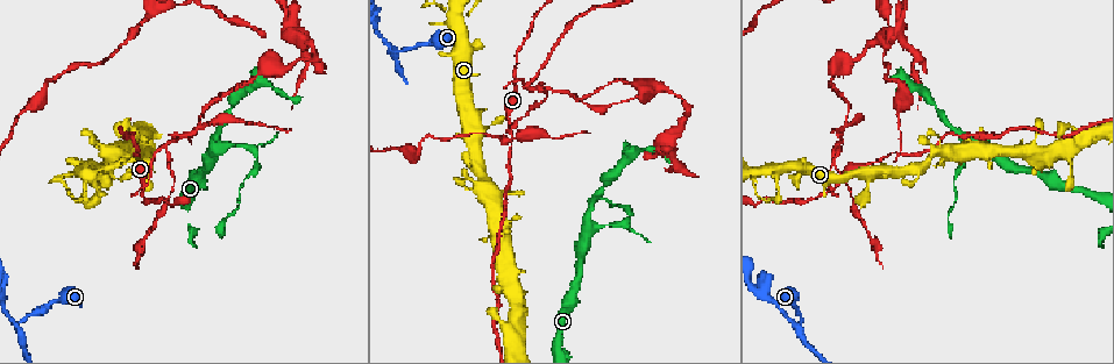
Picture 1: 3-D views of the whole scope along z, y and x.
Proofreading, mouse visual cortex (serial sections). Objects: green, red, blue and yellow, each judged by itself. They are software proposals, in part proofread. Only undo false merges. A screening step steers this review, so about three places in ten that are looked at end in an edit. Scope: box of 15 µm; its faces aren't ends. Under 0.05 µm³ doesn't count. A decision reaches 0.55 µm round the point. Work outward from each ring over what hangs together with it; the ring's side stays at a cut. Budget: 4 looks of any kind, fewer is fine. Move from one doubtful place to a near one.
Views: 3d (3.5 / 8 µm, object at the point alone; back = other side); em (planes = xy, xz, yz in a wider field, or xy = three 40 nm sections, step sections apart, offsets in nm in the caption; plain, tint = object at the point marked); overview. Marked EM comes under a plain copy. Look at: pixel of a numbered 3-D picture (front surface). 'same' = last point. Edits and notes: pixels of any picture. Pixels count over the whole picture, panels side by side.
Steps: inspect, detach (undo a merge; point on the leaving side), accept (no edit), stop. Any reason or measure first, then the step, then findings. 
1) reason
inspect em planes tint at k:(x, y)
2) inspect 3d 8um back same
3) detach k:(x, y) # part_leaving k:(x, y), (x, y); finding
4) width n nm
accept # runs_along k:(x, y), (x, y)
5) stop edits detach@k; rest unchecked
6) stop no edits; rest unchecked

narrows sharply
inspect 3d 3.5um at 1:(238, 147)

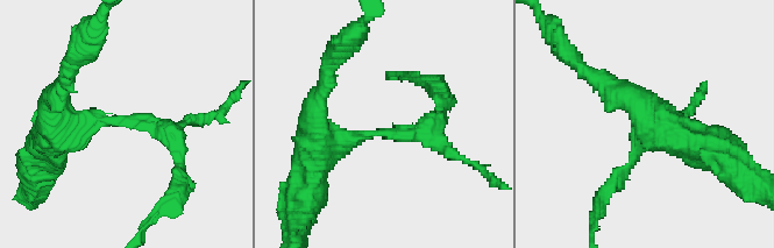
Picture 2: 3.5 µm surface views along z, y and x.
inspect em xy step 2 tint at 2:(380, 129)

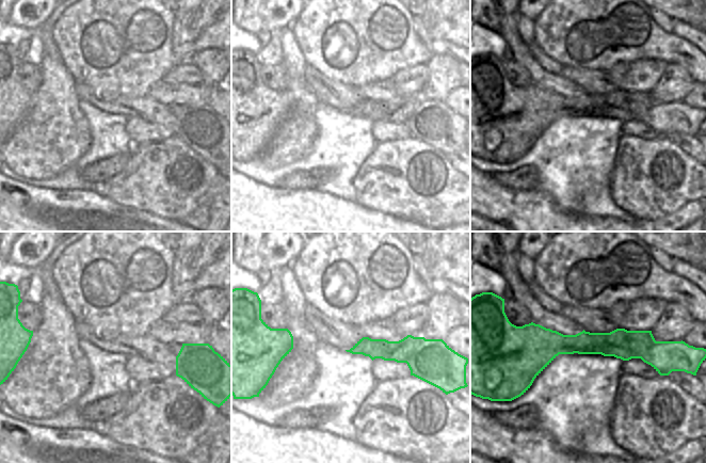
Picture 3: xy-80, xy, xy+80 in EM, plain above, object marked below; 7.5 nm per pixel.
detach 2:(180, 153) # part_leaving 2:(155, 127), (179, 151), (162, 213); a second cell is stuck on

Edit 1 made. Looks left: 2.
abrupt turn
inspect 3d 3.5um at 1:(389, 49)

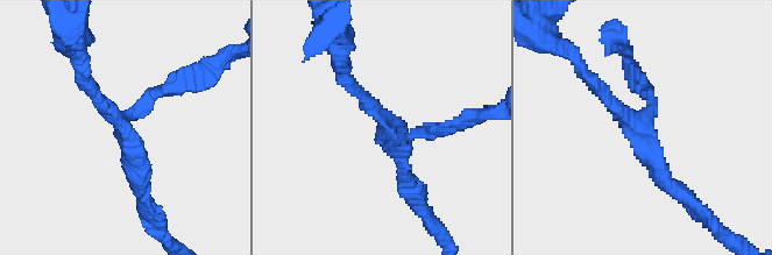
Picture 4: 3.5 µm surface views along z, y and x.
now the EM
inspect em xy step 1 tint at 4:(122, 122)

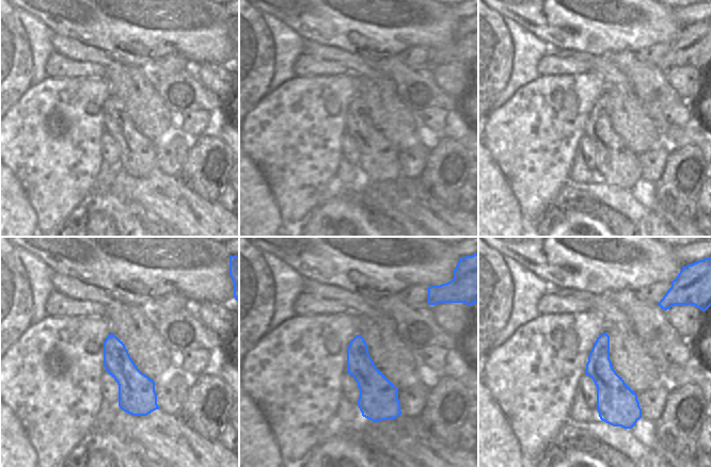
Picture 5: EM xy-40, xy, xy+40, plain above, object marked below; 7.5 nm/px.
arm_widths 150, 200, 250 nm
accept # runs_along 4:(440, 127), (390, 136), (344, 77); continuous, no second cell

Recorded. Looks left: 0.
stop edits detach@2; rest unchecked

